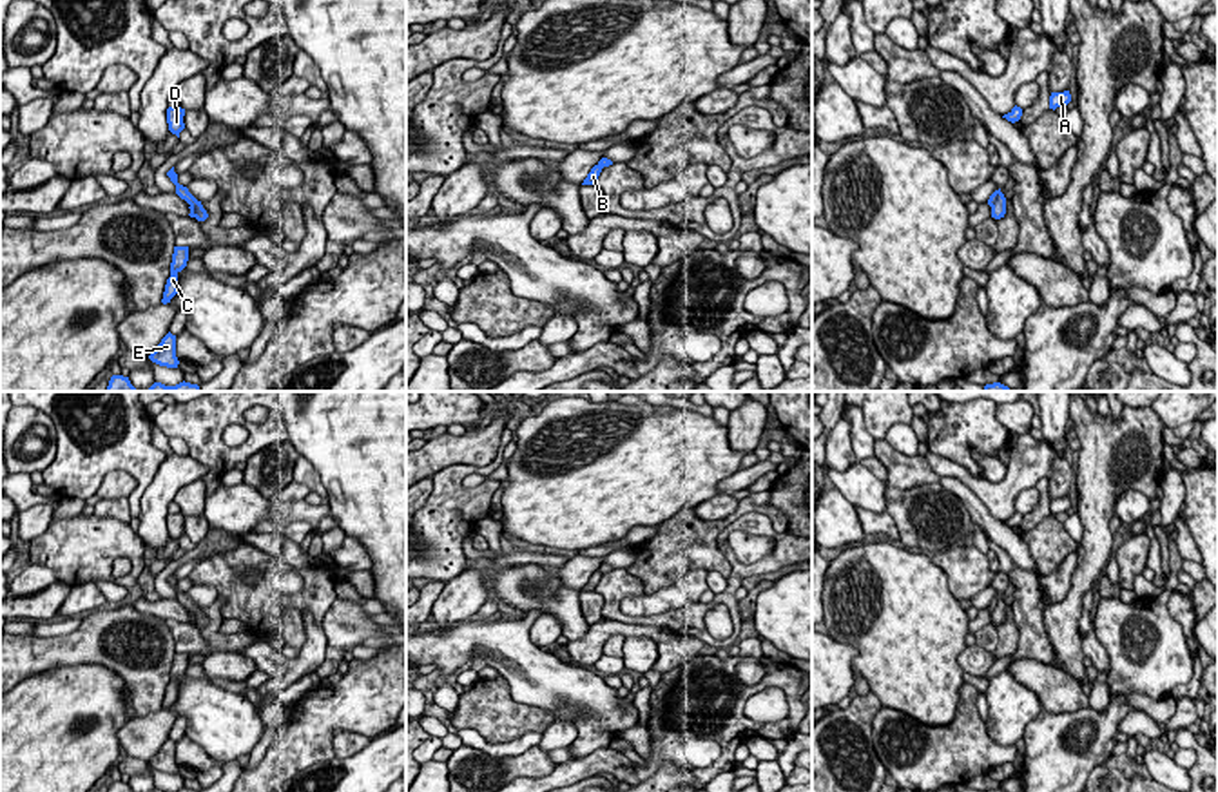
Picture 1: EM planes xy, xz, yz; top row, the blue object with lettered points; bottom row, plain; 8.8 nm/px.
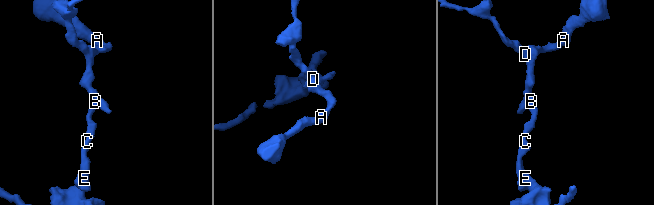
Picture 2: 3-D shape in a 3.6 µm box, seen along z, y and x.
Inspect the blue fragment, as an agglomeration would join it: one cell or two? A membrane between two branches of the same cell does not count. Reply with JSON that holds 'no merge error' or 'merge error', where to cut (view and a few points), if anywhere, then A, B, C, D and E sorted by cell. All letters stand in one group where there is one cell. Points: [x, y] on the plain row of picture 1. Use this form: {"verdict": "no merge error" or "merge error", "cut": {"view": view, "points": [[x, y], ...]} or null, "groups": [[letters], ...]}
{"verdict": "merge error", "cut": {"view": "yz", "points": [[999, 597], [992, 613]]}, "groups": [["A", "D"], ["B", "C", "E"]]}

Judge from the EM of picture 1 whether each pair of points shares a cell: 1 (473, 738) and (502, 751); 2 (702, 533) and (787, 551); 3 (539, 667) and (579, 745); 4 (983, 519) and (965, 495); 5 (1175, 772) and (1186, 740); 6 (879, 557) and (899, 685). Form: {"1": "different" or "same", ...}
{"1": "same", "2": "different", "3": "same", "4": "same", "5": "different", "6": "same"}

